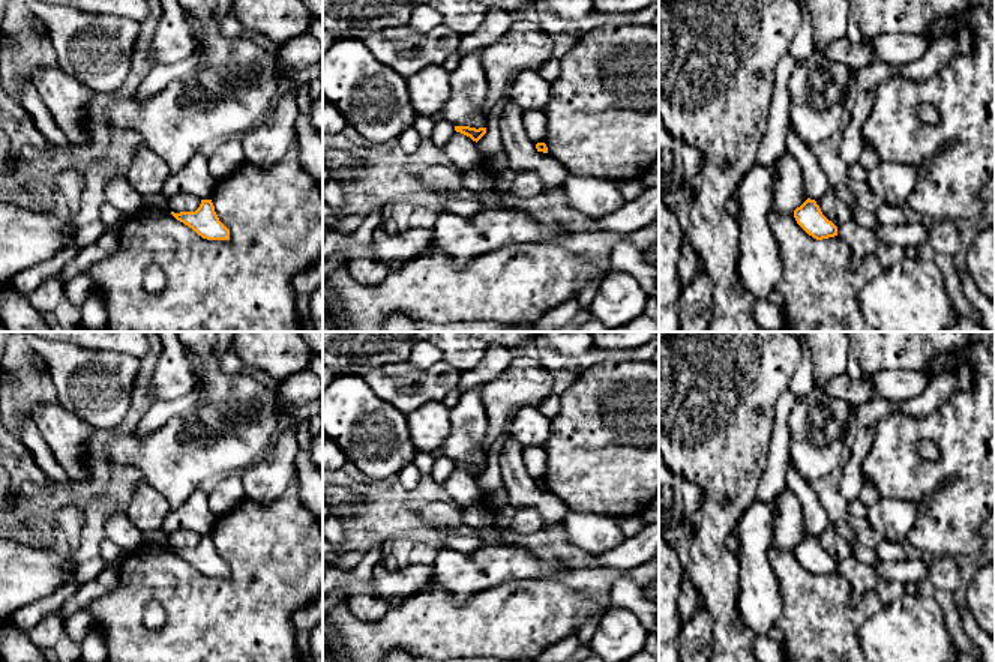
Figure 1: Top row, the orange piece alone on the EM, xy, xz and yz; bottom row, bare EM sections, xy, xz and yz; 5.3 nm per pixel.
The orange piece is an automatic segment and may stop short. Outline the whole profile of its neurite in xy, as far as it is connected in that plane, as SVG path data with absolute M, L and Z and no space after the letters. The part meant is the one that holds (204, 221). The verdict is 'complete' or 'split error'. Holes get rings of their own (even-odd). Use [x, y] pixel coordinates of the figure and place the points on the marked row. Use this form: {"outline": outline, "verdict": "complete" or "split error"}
{"outline": "M201 200L195 212L171 215L207 240L230 240L230 230L219 221L212 200Z", "verdict": "complete"}

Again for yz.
{"outline": "M807 198L797 207L794 218L797 224L816 240L837 236L837 227L822 215L815 200Z", "verdict": "complete"}

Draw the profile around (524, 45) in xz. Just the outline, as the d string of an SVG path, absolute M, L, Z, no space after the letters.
M513 21L510 29L482 51L482 63L488 81L483 111L488 114L501 99L510 75L524 68L543 65L554 57L554 42L539 24Z

